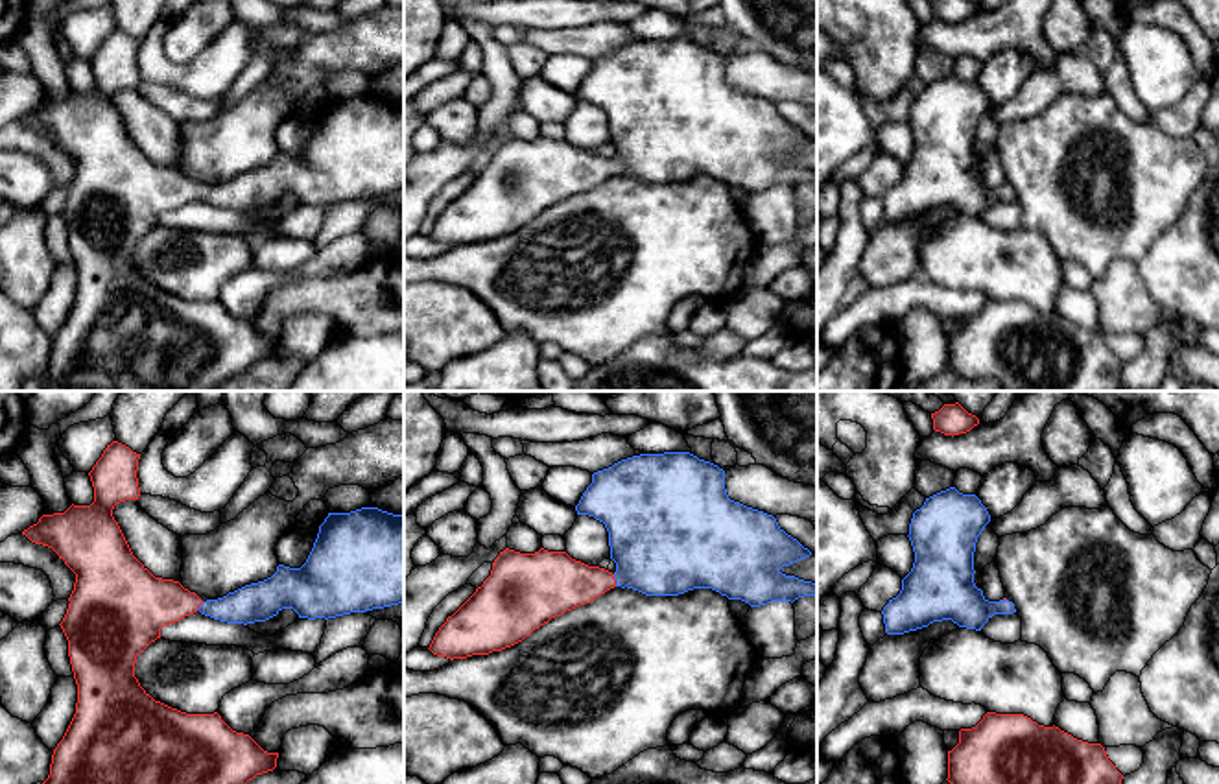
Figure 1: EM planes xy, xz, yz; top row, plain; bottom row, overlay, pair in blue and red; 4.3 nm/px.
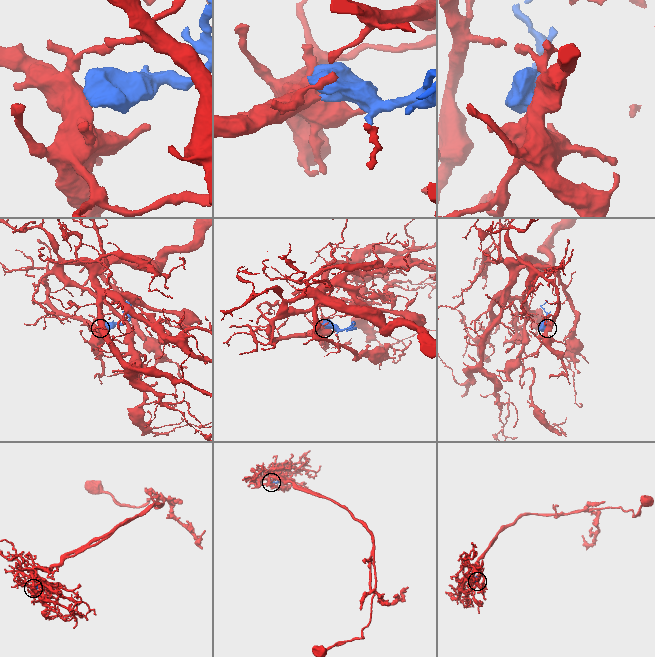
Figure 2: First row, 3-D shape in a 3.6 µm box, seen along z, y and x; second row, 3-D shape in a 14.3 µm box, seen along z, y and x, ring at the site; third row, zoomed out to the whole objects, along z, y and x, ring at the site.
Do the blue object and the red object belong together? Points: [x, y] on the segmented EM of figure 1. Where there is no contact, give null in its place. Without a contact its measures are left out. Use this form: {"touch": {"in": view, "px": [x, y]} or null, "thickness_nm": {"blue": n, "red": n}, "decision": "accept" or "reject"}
{"touch": {"in": "xz", "px": [615, 578]}, "thickness_nm": {"blue": 440, "red": 260}, "decision": "accept"}

